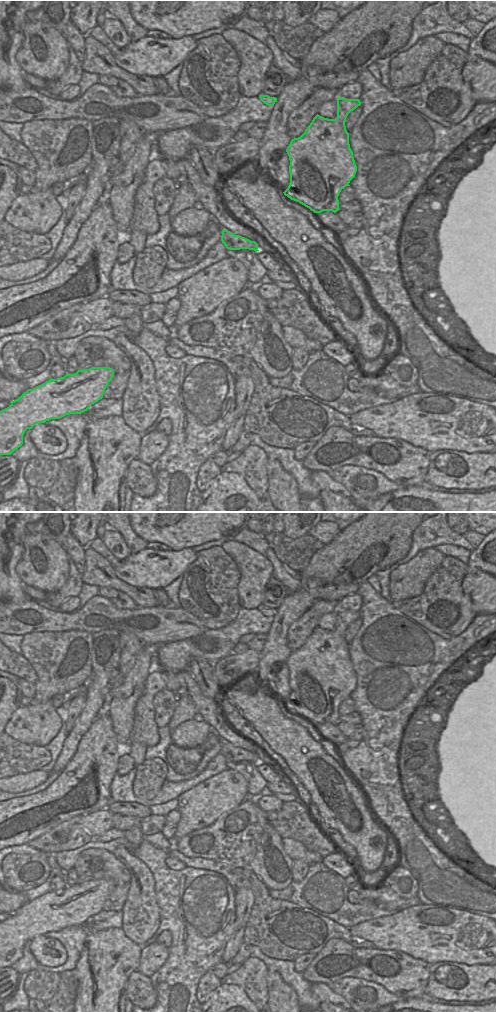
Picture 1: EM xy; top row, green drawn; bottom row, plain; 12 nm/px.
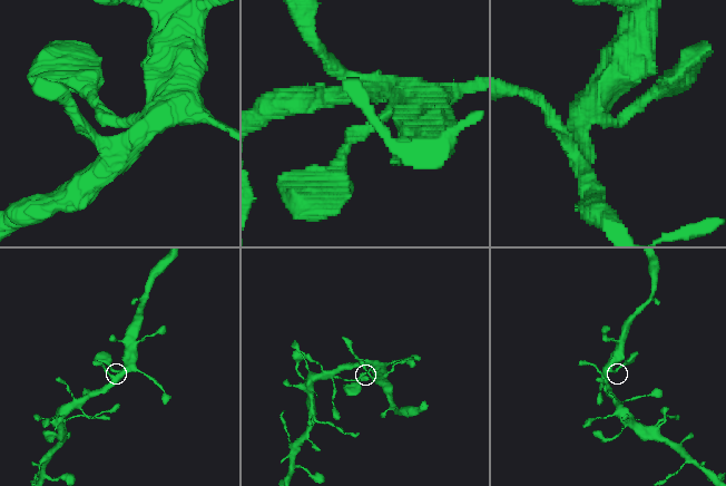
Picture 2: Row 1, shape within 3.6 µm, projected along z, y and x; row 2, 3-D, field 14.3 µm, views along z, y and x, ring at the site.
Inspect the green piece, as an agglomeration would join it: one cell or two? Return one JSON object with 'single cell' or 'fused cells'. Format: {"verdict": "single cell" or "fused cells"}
{"verdict": "single cell"}

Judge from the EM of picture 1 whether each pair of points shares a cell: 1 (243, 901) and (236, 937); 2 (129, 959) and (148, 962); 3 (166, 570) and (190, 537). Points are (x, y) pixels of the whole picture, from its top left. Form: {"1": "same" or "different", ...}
{"1": "same", "2": "different", "3": "different"}

